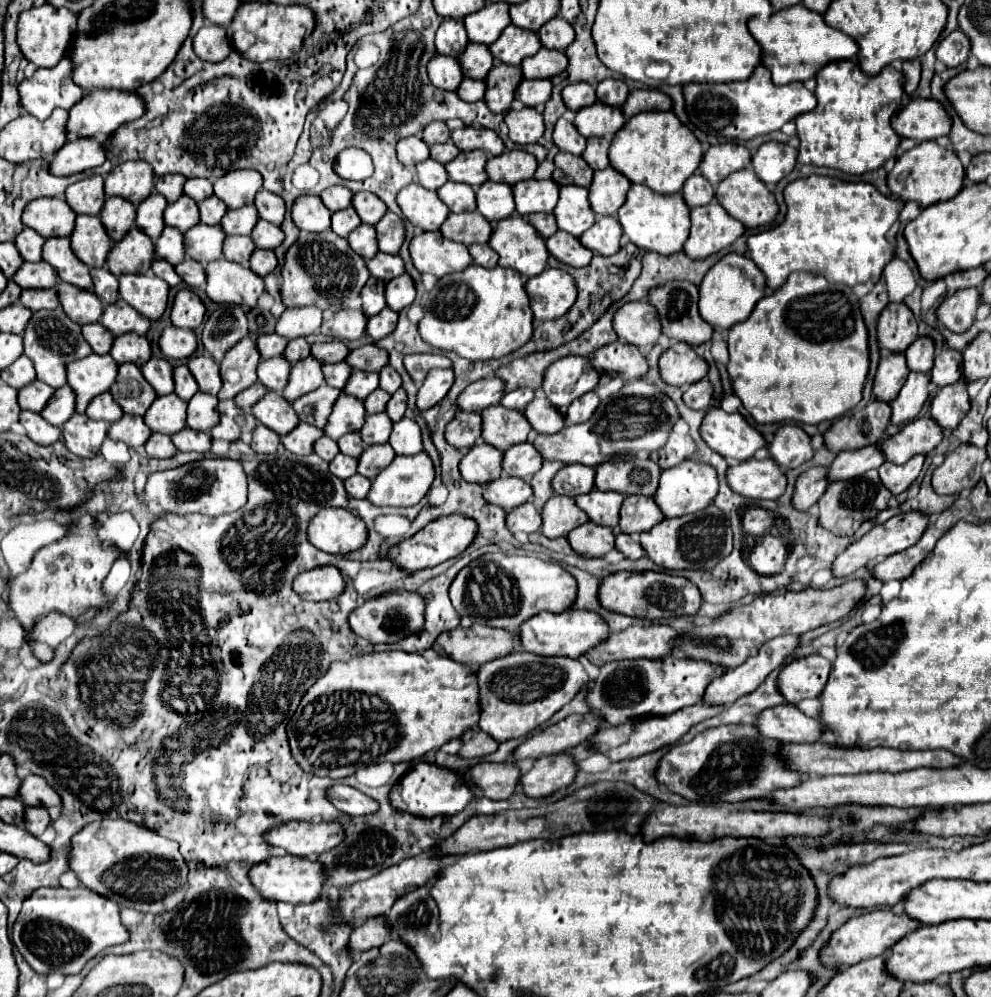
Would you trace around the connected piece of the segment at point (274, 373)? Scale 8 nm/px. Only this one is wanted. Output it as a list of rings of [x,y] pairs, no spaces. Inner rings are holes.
[[[272,357],[266,361],[260,361],[258,365],[258,381],[274,393],[282,393],[282,389],[288,383],[288,375],[290,375],[292,365],[286,361],[286,357]]]

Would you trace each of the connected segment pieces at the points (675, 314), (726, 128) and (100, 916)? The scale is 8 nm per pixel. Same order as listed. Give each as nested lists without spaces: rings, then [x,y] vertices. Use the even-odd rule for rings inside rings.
[[[668,281],[668,285],[660,285],[660,289],[652,289],[648,293],[648,303],[656,309],[662,325],[662,335],[688,343],[692,347],[710,341],[712,325],[708,325],[698,313],[698,287],[690,281]]]
[[[760,63],[754,73],[740,83],[704,83],[704,85],[684,85],[684,101],[690,123],[716,137],[730,139],[752,139],[756,135],[766,135],[778,131],[786,121],[796,115],[806,113],[816,107],[816,97],[800,81],[792,85],[772,85],[768,69]]]
[[[86,887],[36,889],[24,899],[12,931],[12,941],[26,963],[42,975],[50,971],[76,975],[92,957],[102,953],[106,947],[126,943],[128,937],[128,931],[120,923],[118,905]]]

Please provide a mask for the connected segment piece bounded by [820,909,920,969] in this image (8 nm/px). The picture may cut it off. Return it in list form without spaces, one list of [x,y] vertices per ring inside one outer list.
[[[878,909],[872,913],[852,917],[848,923],[838,927],[828,939],[828,945],[820,949],[820,961],[830,969],[840,969],[842,965],[854,965],[864,959],[880,957],[886,953],[886,949],[890,949],[896,941],[900,941],[900,937],[912,933],[918,927],[920,927],[918,921],[906,917],[904,913],[894,913],[890,909]]]

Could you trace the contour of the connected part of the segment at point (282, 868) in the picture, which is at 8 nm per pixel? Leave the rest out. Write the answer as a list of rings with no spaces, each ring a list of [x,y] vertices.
[[[268,857],[266,861],[260,861],[256,865],[252,865],[250,873],[248,873],[252,887],[262,895],[262,899],[266,901],[286,901],[292,905],[298,903],[312,903],[318,899],[322,883],[324,883],[324,871],[322,867],[308,857]]]

